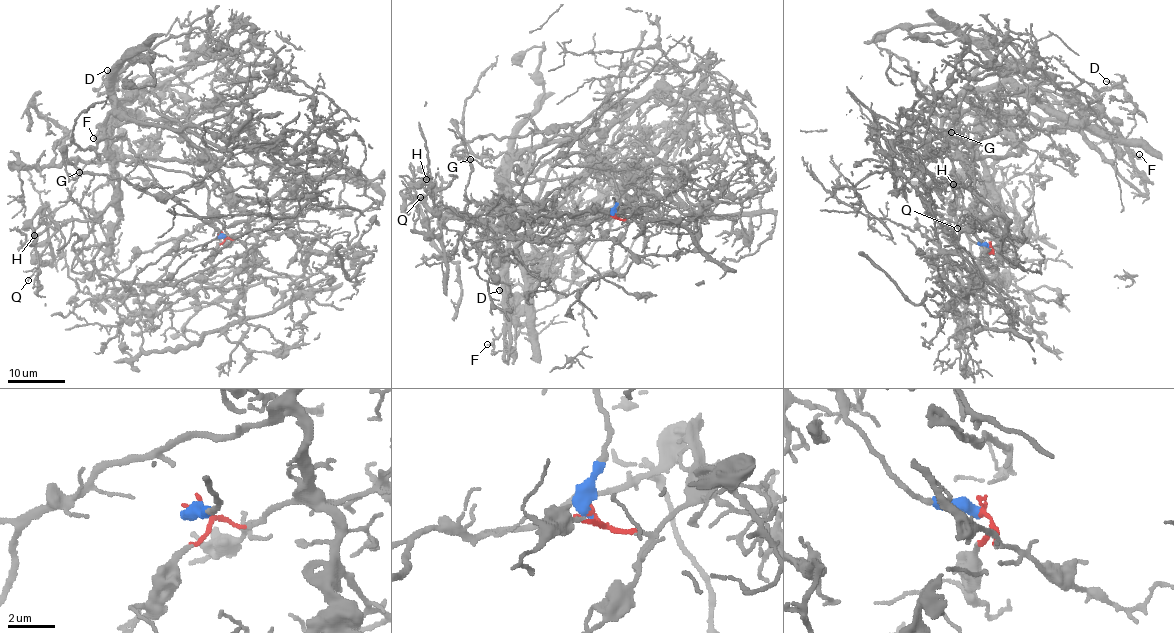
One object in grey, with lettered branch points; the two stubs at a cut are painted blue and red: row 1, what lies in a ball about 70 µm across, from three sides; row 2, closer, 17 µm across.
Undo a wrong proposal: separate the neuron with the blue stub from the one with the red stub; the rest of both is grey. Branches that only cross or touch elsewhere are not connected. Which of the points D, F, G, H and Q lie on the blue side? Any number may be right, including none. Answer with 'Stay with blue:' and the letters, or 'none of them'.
Stay with blue: D, F, G, H, Q

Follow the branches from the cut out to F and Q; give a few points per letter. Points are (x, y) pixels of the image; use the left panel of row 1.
F: (221, 236), (225, 227), (206, 186), (180, 171), (116, 160), (100, 125), (119, 114), (113, 132), (93, 138)
Q: (221, 236), (206, 186), (117, 162), (117, 197), (94, 217), (41, 222), (27, 280)

